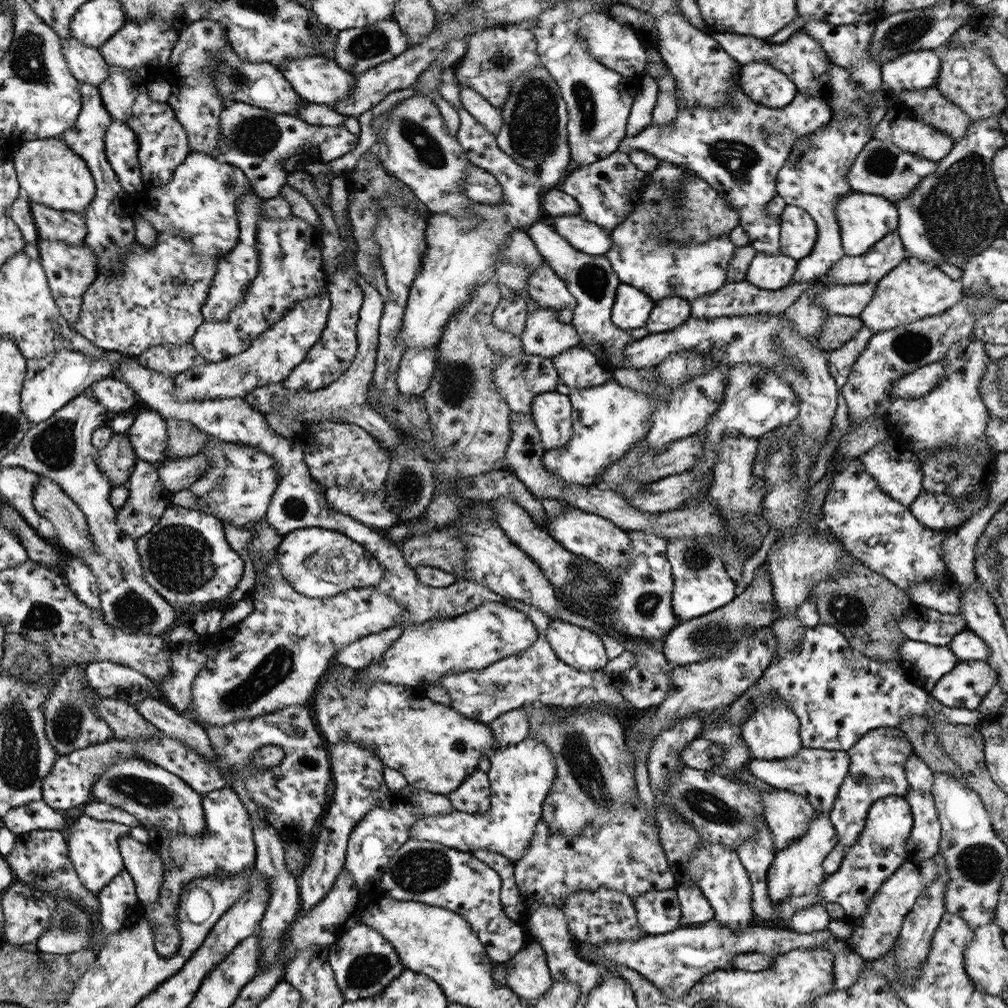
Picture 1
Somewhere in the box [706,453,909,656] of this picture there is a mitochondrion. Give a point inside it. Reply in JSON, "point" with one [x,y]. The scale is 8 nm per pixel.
{"point":[850,609]}

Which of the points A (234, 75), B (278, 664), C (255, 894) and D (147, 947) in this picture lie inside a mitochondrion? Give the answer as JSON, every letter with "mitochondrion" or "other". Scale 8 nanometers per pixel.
{"A":"mitochondrion","B":"mitochondrion","C":"mitochondrion","D":"other"}

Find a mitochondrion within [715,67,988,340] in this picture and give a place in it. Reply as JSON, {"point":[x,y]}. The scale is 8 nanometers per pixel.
{"point":[879,163]}

